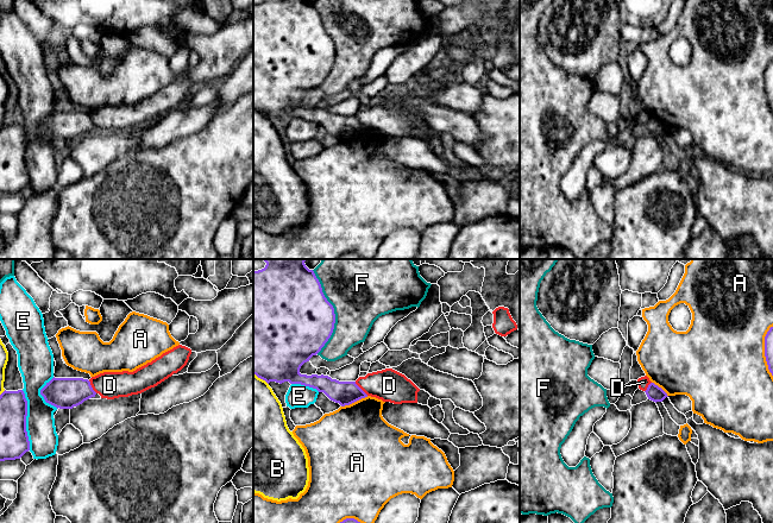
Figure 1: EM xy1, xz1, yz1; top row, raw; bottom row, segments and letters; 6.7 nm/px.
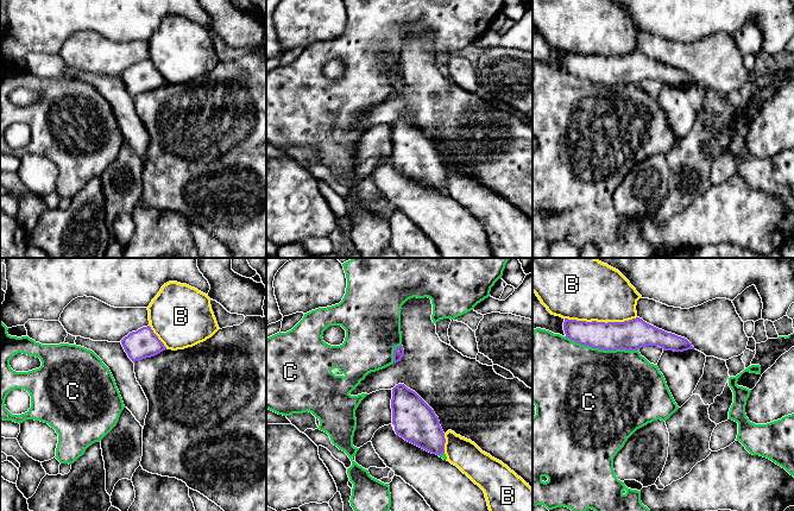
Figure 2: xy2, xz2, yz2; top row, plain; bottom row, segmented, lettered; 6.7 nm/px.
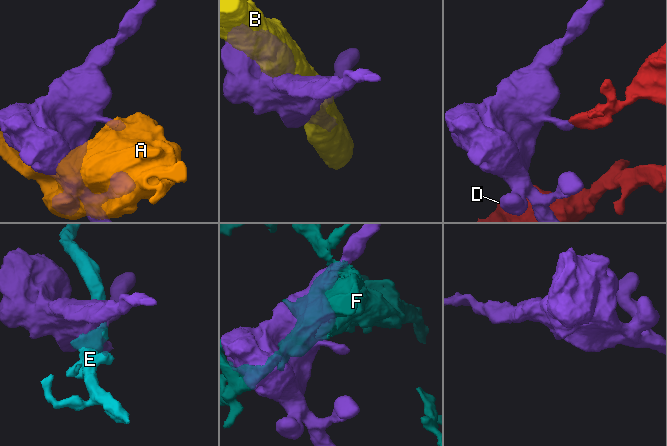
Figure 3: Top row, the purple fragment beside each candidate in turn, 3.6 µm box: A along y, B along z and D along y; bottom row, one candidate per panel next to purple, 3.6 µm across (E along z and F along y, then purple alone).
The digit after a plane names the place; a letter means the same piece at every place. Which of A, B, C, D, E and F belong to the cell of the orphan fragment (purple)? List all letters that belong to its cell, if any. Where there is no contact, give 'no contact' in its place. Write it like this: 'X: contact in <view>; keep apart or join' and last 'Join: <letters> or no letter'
A: contact in yz1; keep apart
B: contact in yz2; keep apart
C: contact in yz2; join
D: contact in xz1; keep apart
E: contact in xy1; keep apart
F: contact in xz1; keep apart
Join: C

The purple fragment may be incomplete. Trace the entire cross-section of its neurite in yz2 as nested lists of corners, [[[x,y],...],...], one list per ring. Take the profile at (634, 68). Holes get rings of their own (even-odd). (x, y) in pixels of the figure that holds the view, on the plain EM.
[[[639,51],[607,57],[565,52],[563,64],[566,71],[604,84],[637,84],[644,80],[658,80],[674,86],[694,83],[687,72],[658,63]]]

